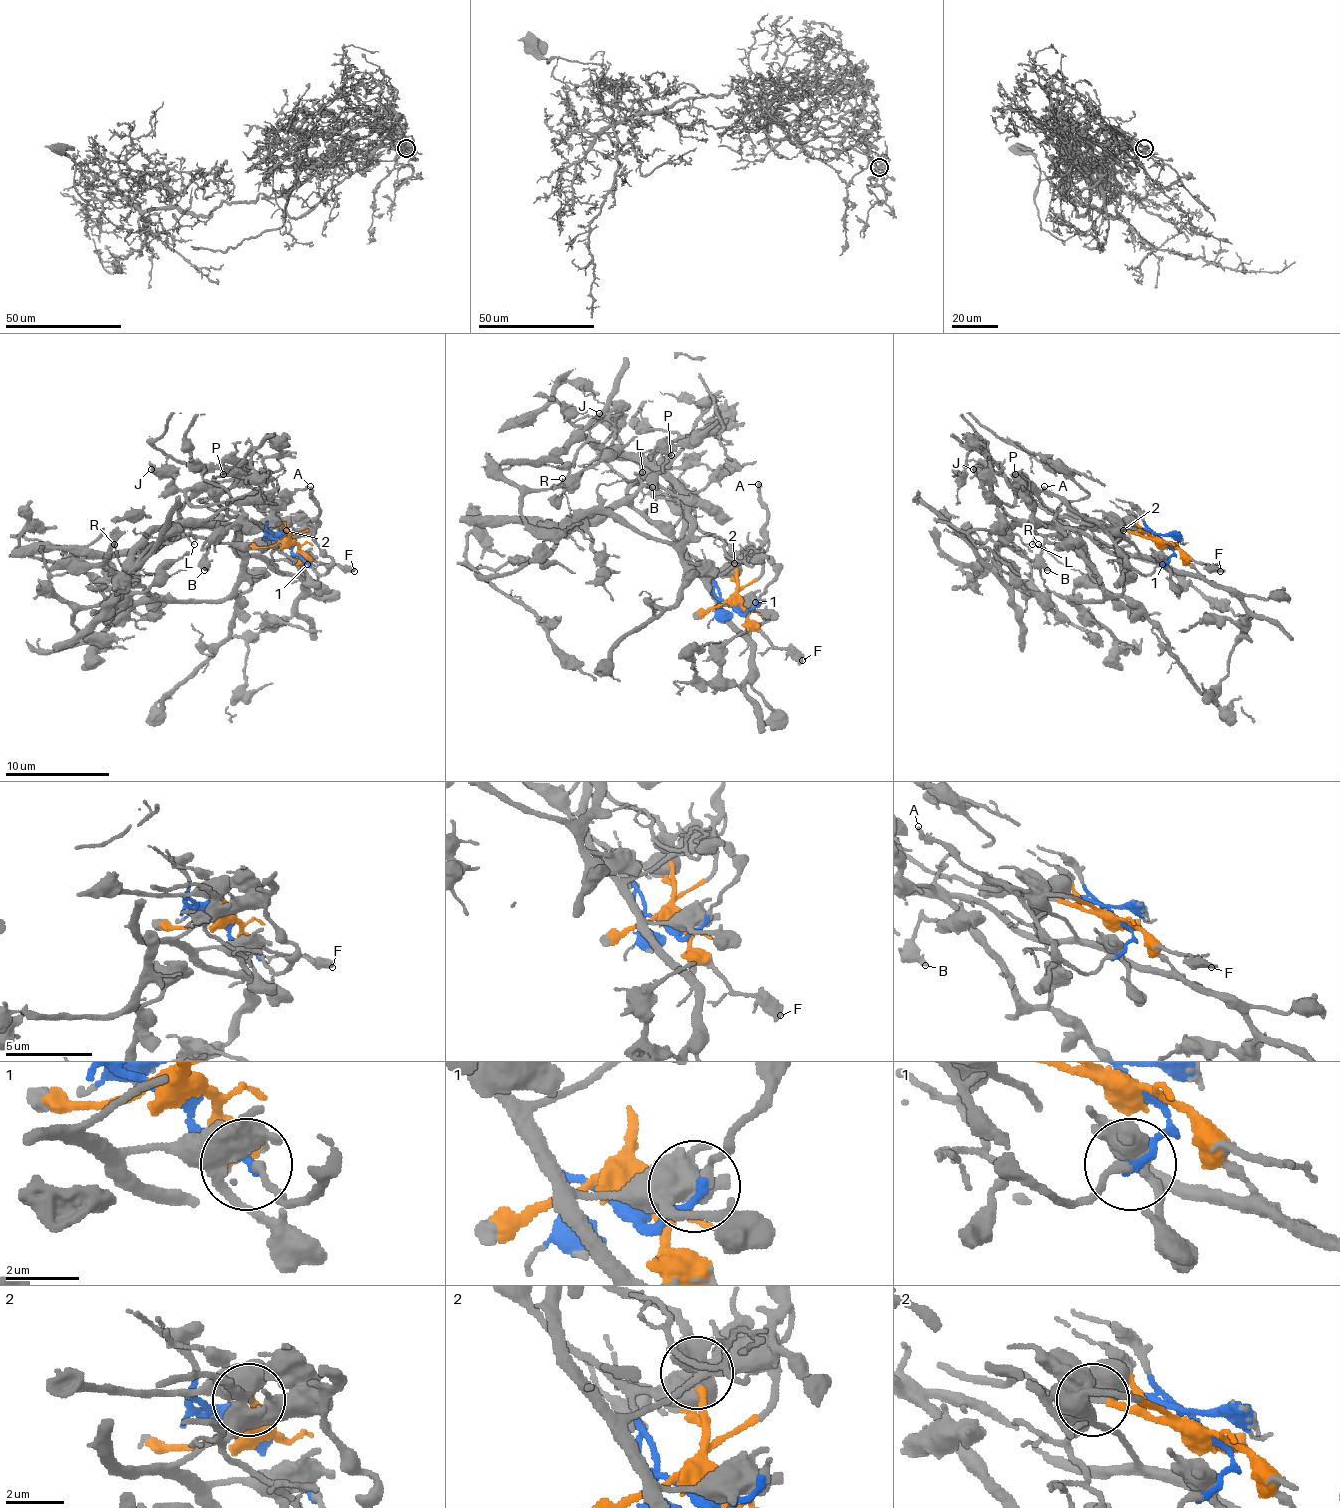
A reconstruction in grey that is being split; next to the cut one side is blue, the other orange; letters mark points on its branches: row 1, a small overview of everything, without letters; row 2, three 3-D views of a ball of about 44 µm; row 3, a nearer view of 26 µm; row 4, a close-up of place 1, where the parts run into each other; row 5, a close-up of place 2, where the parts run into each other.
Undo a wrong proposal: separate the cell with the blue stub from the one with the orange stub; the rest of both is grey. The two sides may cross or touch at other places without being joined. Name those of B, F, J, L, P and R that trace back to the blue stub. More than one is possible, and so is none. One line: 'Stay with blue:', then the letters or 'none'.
Stay with blue: B, J, L, R

